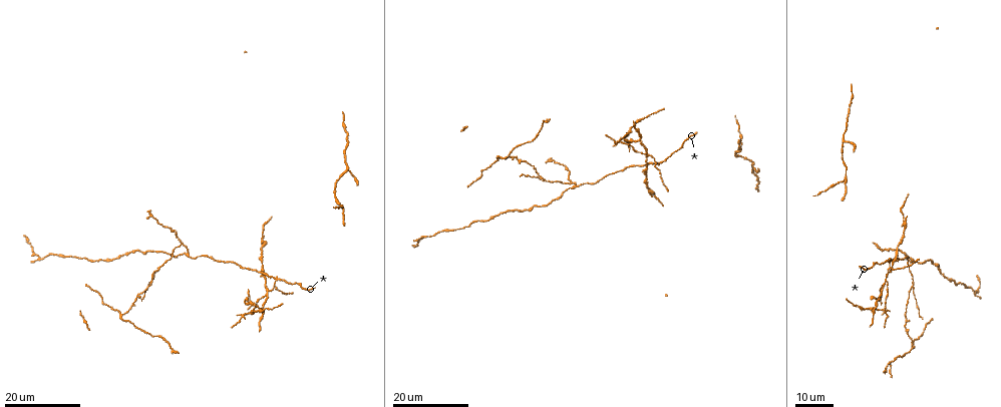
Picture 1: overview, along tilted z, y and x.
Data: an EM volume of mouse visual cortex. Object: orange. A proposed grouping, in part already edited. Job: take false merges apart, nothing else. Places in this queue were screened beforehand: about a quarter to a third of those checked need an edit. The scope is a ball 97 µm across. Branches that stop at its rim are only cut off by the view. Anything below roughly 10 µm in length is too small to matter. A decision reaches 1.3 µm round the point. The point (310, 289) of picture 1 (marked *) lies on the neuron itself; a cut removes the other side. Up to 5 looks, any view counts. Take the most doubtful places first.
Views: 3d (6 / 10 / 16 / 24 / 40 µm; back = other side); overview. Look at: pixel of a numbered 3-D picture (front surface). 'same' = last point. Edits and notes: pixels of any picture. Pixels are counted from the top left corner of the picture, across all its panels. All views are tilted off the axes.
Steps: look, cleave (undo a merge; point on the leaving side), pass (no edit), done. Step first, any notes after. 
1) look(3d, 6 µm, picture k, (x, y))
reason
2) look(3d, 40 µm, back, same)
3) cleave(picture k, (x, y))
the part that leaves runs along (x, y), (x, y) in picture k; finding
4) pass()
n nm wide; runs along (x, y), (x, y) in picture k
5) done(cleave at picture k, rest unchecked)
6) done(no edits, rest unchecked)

look(3d, 24 µm, picture 1, (277, 279))
a fork

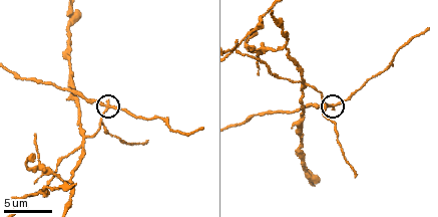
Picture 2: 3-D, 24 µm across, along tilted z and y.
look(3d, 6 µm, picture 2, (108, 105))
closer look

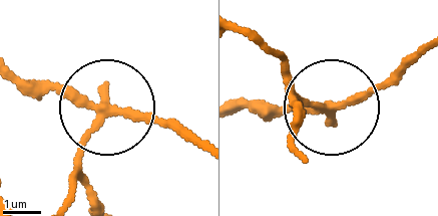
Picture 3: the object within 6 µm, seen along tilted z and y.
cleave(picture 3, (78, 163))
200 nm wide; the part that leaves runs along (103, 112), (69, 203) in picture 3; a second neuron is stuck on

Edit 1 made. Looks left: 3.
look(3d, 24 µm, picture 1, (181, 245))
branch point

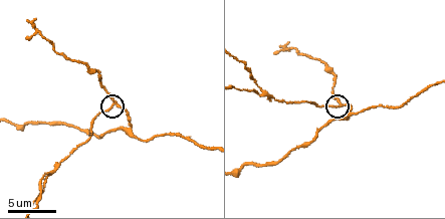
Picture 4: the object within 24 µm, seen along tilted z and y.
look(3d, 10 µm, picture 4, (115, 105))
zoom in

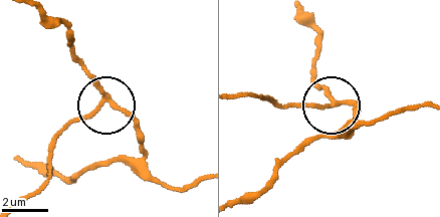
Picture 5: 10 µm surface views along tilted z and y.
cleave(picture 5, (74, 118))
the part that leaves runs along (103, 95), (61, 132), (41, 185), (19, 200) in picture 5; two neurons meet here

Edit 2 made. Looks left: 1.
done(cleave at picture 3, cleave at picture 5, rest unchecked)

